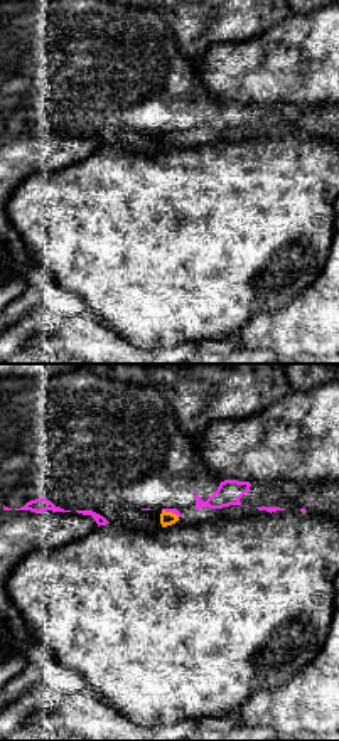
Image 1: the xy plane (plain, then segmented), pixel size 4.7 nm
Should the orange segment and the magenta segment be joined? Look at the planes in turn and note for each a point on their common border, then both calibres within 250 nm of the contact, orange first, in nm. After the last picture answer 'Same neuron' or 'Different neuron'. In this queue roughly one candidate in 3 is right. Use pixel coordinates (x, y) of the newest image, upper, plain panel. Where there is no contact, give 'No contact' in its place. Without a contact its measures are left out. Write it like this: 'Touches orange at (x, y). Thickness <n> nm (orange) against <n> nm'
Touches orange at (171, 135). Thickness 60 nm (orange) against 30 nm

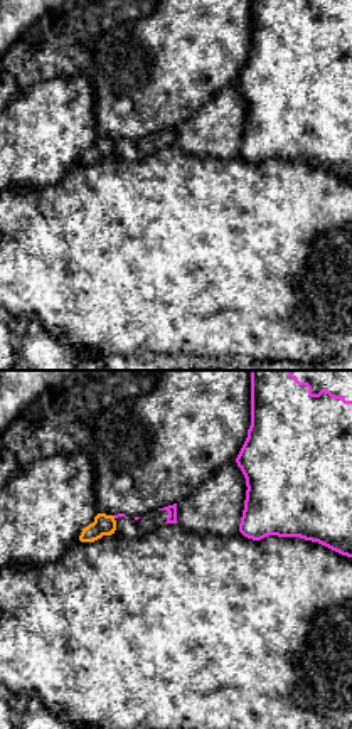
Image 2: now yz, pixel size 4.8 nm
No contact

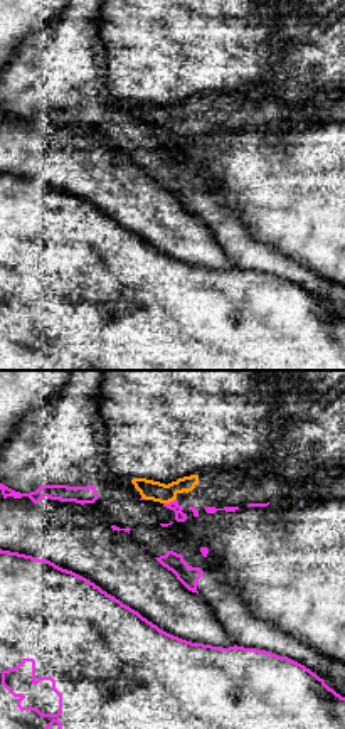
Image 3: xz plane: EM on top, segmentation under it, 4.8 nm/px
Touches orange at (169, 125). Thickness 100 nm (orange) against 50 nm

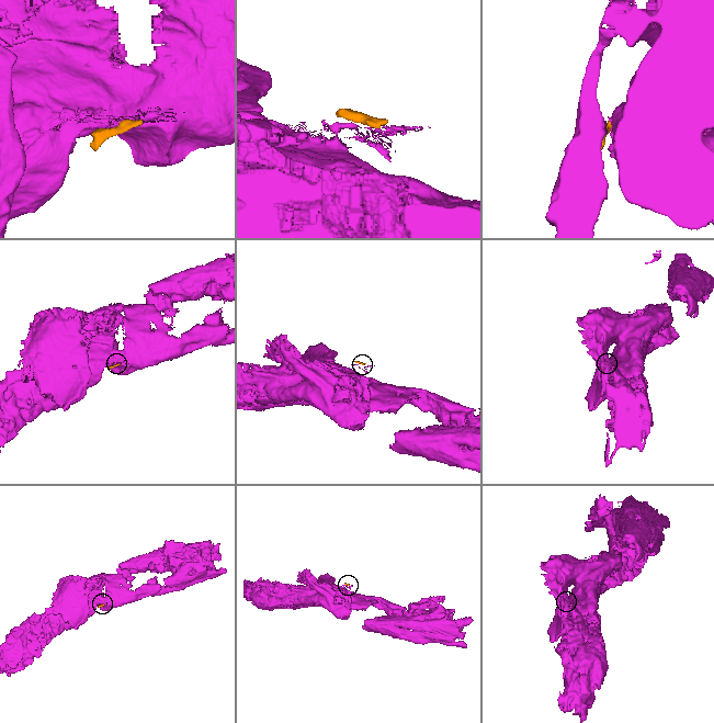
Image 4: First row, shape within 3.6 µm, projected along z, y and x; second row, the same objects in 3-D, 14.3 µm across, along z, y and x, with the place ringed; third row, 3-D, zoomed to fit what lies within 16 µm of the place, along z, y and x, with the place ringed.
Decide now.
Different neuron

